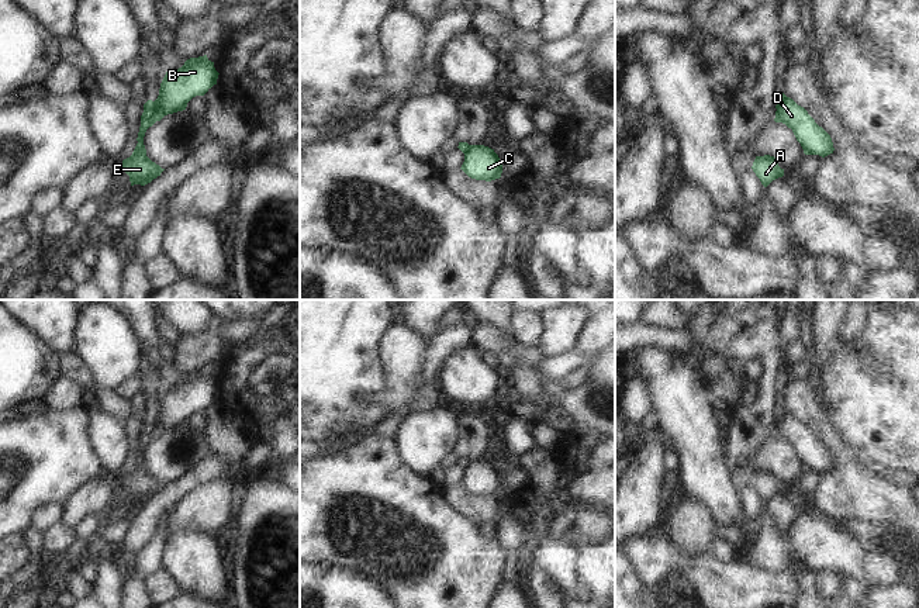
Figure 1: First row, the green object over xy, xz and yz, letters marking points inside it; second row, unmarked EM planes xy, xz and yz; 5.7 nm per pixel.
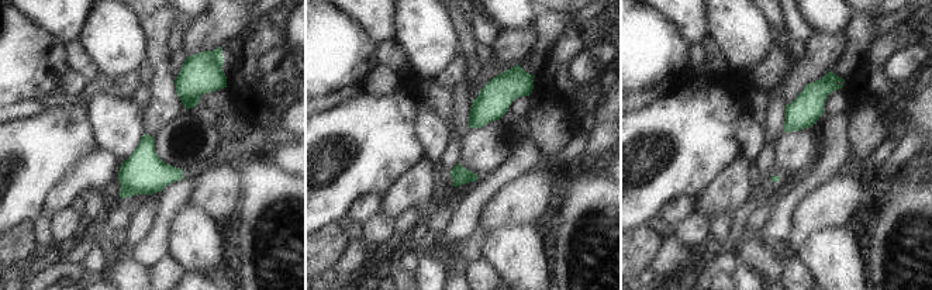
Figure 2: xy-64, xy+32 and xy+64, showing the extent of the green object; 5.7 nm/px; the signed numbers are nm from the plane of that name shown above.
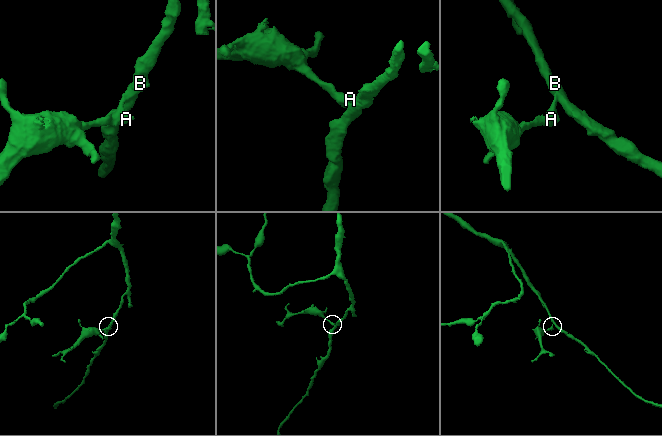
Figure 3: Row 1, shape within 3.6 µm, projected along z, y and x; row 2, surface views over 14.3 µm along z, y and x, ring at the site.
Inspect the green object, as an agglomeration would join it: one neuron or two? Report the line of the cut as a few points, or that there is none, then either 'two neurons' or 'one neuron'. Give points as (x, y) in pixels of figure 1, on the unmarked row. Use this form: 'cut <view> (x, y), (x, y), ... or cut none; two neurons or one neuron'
cut xy (152, 417), (156, 435); two neurons

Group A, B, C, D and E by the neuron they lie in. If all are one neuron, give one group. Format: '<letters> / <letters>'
A E / B C D

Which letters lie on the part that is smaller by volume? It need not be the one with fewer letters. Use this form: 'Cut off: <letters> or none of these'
Cut off: A, E

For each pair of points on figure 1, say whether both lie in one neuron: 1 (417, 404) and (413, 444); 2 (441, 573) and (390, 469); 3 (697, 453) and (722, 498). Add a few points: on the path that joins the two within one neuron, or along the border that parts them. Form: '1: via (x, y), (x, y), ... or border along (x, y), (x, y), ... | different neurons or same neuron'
1: border along (436, 406), (425, 411), (410, 411), (394, 436) | different neurons
2: via (445, 548), (436, 531), (400, 494) | same neuron
3: via (702, 465), (702, 472), (714, 487) | same neuron

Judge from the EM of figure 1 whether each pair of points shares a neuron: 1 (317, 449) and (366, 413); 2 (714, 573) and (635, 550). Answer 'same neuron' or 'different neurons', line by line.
1: different neurons
2: same neuron

